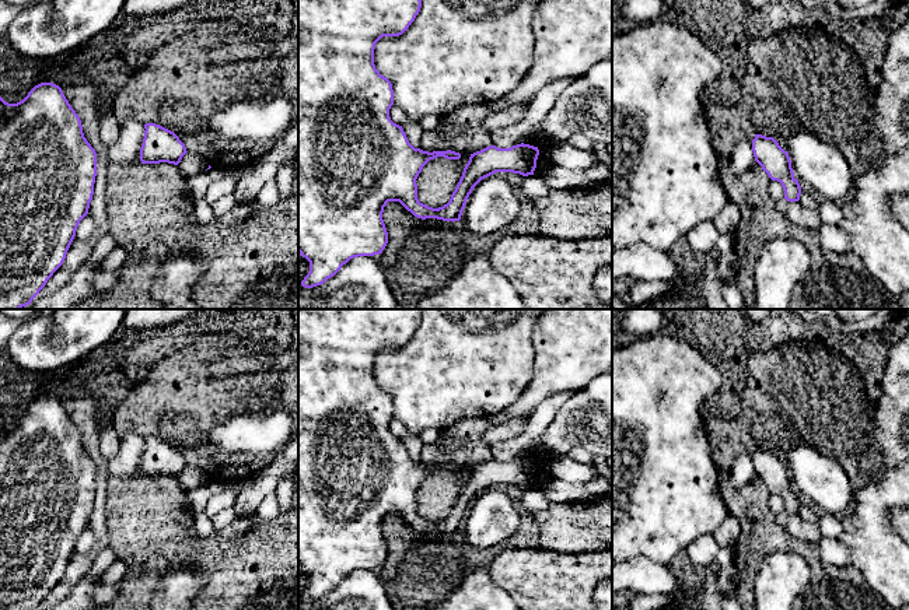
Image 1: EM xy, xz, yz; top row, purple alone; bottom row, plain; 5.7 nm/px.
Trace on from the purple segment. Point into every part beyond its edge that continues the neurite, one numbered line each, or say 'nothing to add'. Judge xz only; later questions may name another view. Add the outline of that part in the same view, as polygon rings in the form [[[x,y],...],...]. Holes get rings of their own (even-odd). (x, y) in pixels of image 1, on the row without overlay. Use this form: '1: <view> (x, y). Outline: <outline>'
nothing to add

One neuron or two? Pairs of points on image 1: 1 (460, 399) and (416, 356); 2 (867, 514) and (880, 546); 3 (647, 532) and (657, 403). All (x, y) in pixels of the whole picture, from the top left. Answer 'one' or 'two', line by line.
1: one
2: one
3: one

